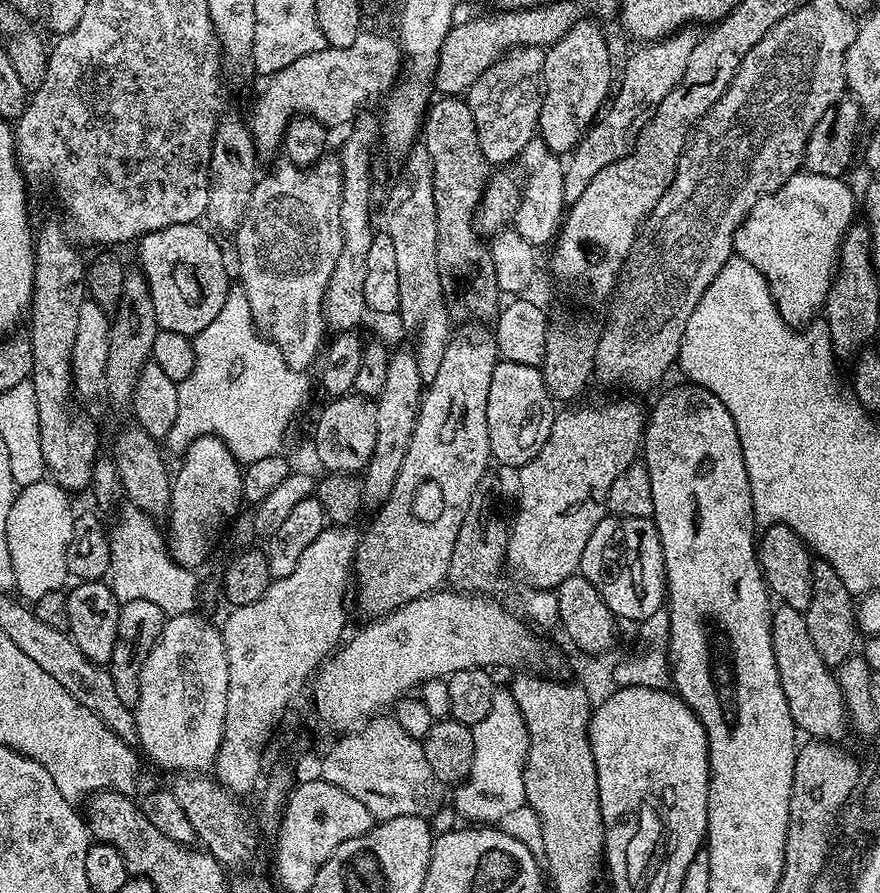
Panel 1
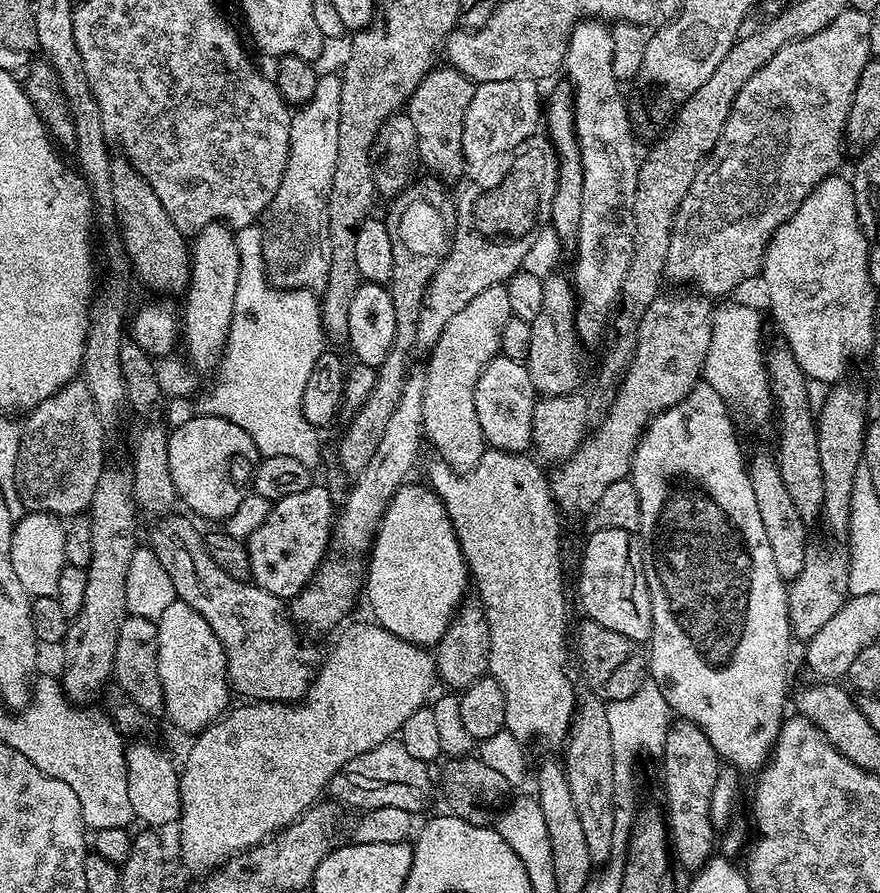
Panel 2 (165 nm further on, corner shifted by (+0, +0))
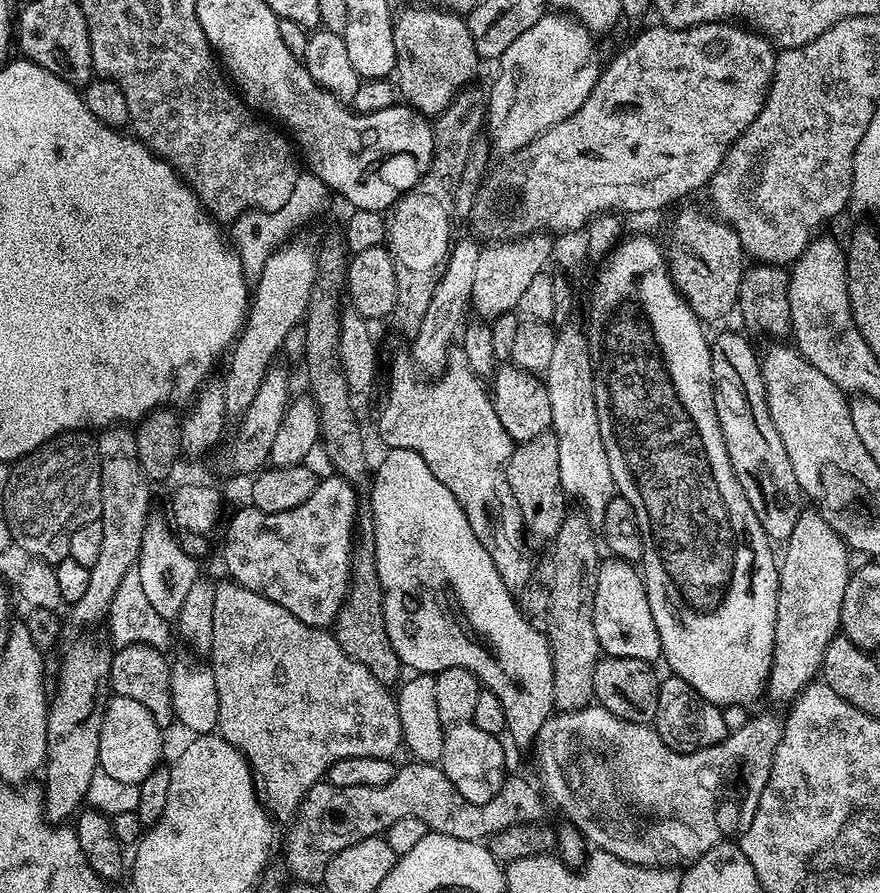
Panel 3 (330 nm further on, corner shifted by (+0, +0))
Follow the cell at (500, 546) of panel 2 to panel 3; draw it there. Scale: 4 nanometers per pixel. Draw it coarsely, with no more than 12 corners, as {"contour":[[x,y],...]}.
{"contour":[[463,347],[388,372],[380,436],[458,498],[498,574],[532,576],[514,441]]}

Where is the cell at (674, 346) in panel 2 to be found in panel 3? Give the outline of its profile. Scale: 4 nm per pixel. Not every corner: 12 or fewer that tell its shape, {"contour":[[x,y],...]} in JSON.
{"contour":[[682,209],[666,243],[704,322],[737,307],[746,253],[725,220]]}

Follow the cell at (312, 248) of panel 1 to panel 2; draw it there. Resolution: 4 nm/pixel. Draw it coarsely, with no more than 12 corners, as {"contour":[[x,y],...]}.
{"contour":[[339,75],[295,109],[262,217],[281,290],[323,289],[338,162]]}

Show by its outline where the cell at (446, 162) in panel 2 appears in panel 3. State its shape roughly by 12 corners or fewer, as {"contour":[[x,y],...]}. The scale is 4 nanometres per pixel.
{"contour":[[463,15],[392,21],[401,97],[435,118],[482,67]]}

